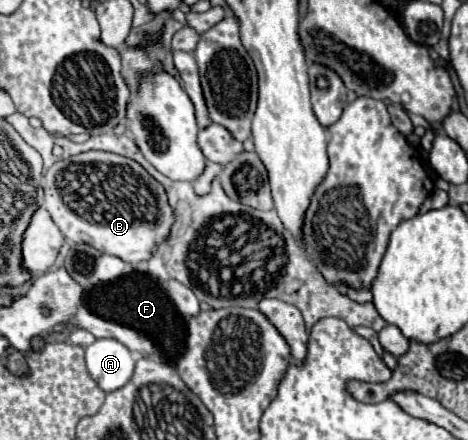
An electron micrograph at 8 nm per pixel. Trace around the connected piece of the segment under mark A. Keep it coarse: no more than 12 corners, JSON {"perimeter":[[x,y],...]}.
{"perimeter":[[118,340],[86,348],[86,368],[104,392],[130,380],[134,358]]}

